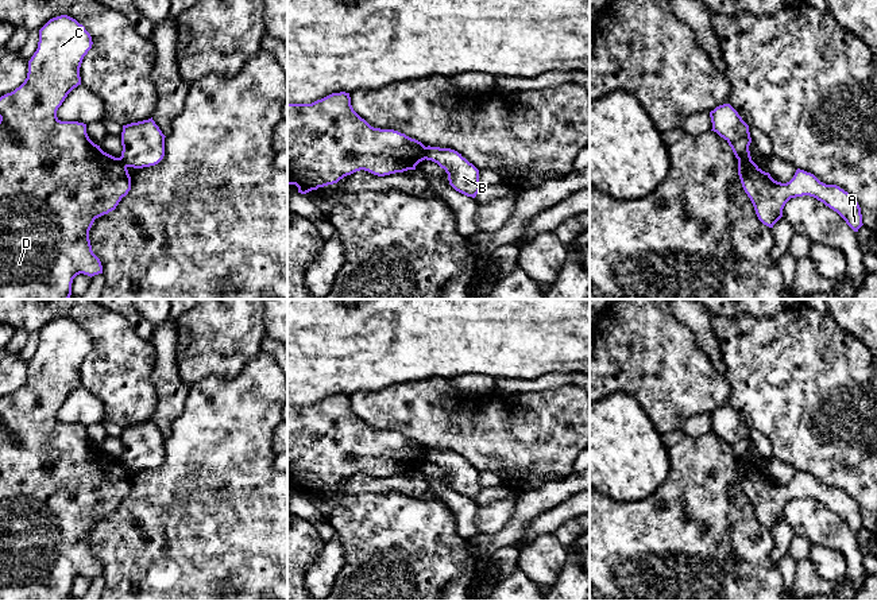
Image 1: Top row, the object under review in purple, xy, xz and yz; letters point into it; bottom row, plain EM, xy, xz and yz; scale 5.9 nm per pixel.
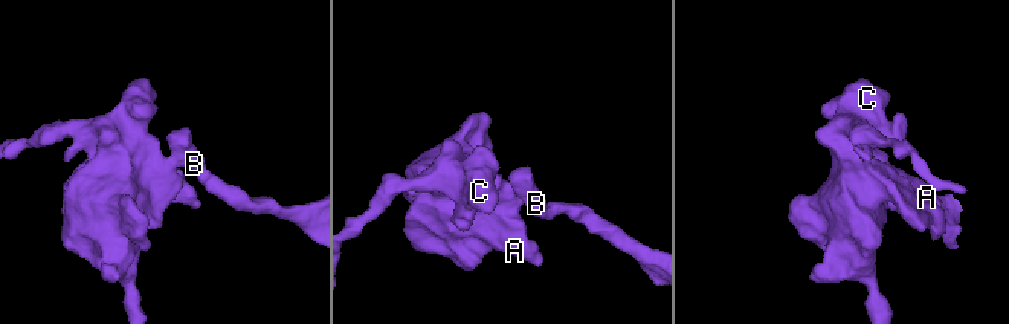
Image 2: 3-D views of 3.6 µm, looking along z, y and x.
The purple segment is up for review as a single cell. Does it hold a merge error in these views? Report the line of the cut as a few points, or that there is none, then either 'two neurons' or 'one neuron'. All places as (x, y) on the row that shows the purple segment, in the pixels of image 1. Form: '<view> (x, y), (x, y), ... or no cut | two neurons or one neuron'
yz (738, 159), (750, 161) | two neurons

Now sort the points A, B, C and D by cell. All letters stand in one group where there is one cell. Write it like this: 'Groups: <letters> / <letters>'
Groups: A C D / B

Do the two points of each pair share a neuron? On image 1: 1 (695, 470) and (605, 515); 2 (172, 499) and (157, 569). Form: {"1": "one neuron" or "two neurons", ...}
{"1": "one neuron", "2": "one neuron"}

